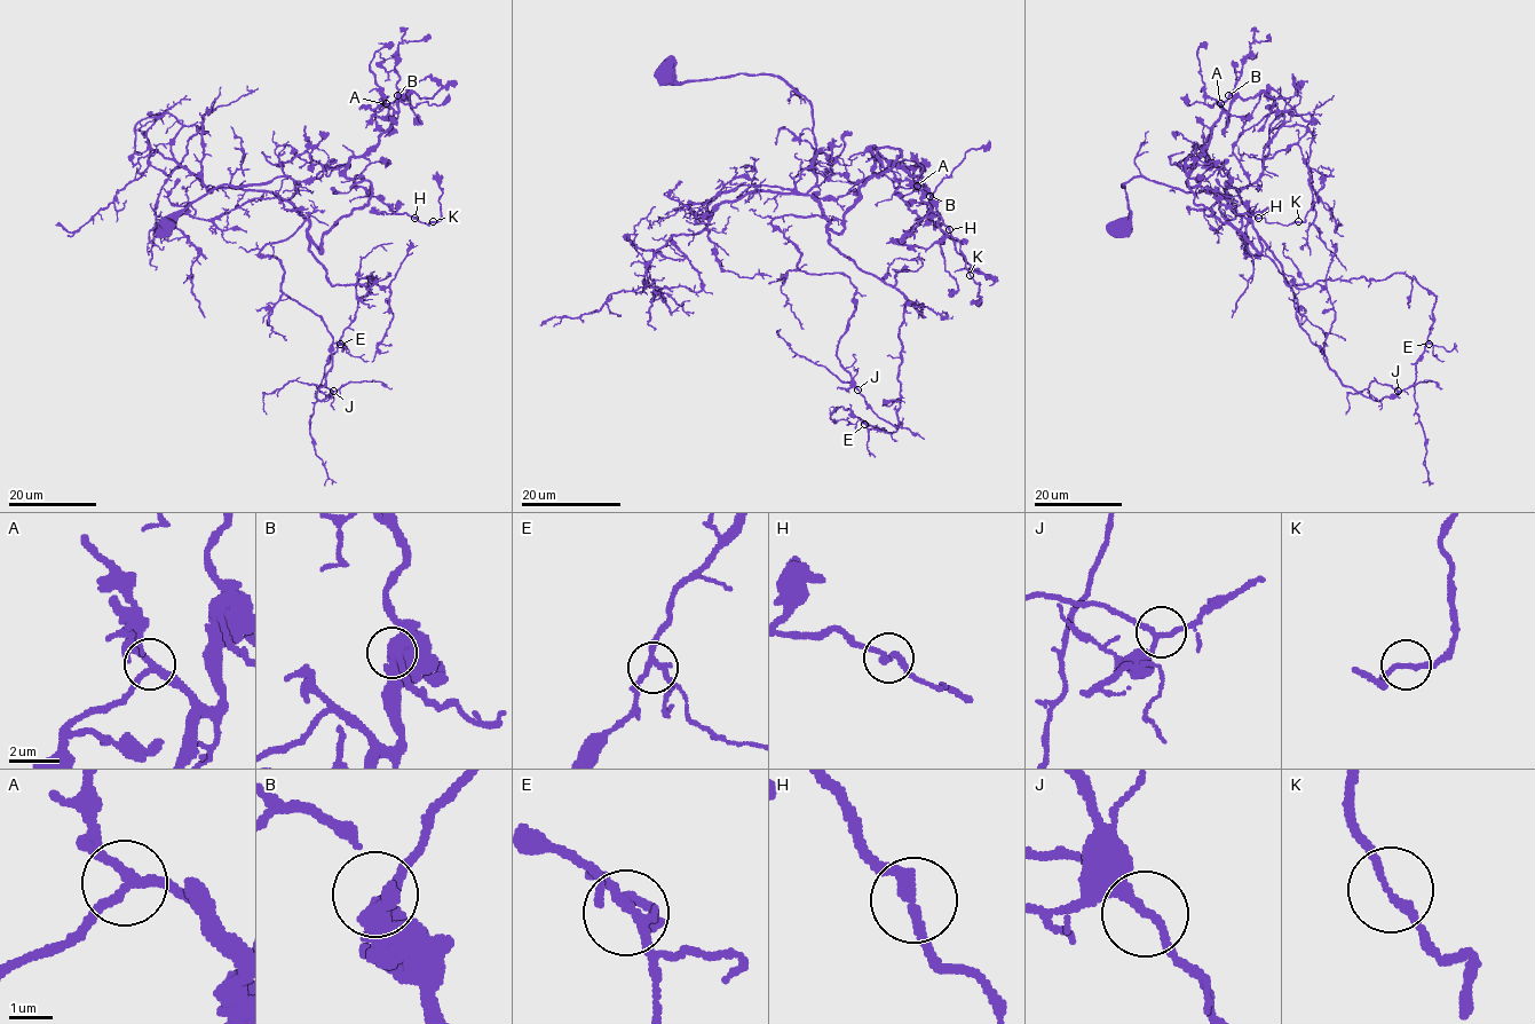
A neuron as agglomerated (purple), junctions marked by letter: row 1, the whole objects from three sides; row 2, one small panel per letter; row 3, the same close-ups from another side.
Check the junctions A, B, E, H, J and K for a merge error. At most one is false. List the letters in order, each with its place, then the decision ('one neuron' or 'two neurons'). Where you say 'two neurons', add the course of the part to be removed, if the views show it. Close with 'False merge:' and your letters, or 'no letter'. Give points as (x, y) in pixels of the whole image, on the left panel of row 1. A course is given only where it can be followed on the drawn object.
A: place (386, 103); one neuron
B: place (397, 95); one neuron
E: place (340, 344); one neuron
H: place (414, 218); one neuron
J: place (333, 391); one neuron
K: place (433, 221); one neuron
False merge: no letter

